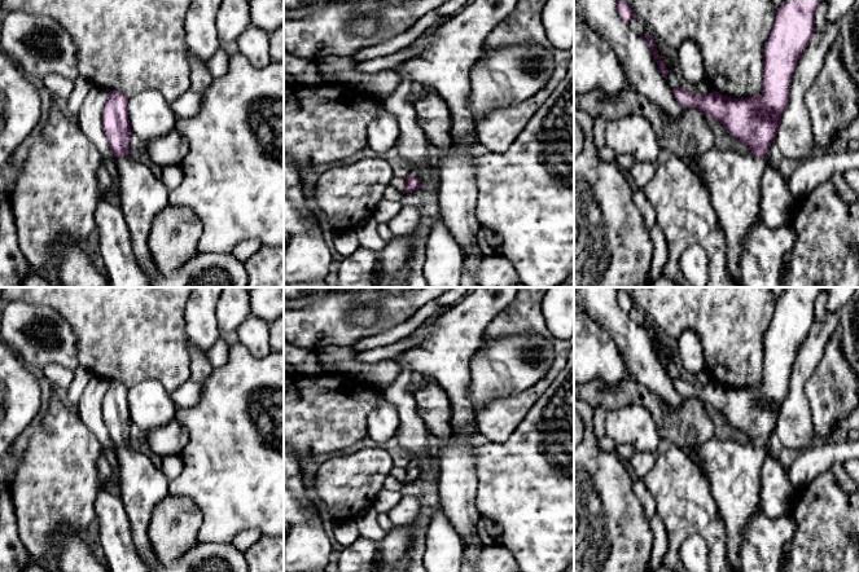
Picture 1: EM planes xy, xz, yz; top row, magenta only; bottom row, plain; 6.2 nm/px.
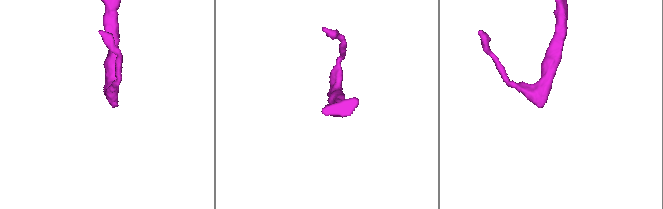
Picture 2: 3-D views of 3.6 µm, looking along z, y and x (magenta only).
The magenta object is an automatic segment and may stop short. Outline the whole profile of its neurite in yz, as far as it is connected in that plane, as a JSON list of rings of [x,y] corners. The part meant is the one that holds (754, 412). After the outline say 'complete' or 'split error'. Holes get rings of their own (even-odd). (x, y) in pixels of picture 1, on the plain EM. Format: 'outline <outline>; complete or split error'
outline [[[786,287],[777,299],[773,317],[763,340],[762,383],[748,388],[731,388],[713,380],[707,386],[672,378],[676,391],[684,397],[697,397],[705,406],[720,412],[727,422],[744,434],[746,443],[735,439],[711,437],[696,448],[698,467],[707,479],[713,497],[727,531],[727,560],[733,572],[741,572],[742,534],[753,514],[761,506],[762,467],[767,456],[767,444],[775,432],[781,405],[789,391],[789,379],[797,351],[815,322],[815,300],[820,287]]]; split error

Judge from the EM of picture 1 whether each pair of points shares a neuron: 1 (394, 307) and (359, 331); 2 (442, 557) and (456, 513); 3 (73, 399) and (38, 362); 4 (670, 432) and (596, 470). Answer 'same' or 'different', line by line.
1: same
2: different
3: different
4: different

